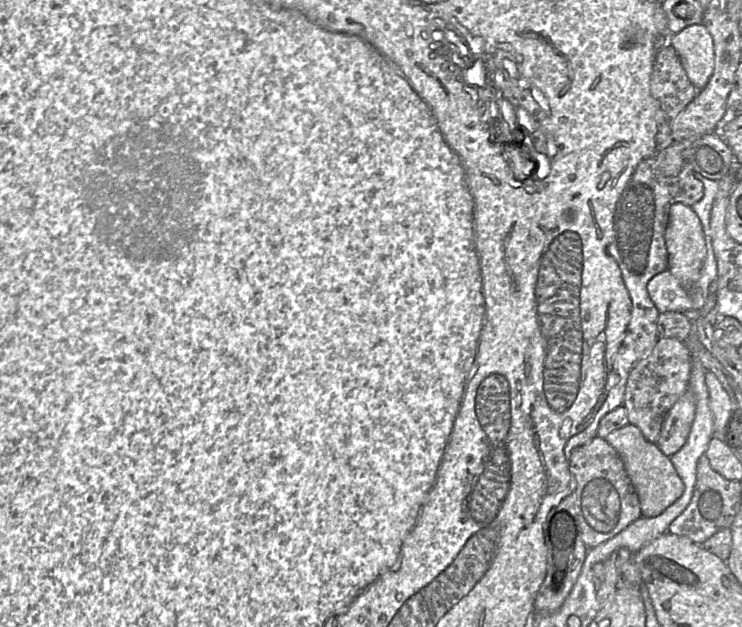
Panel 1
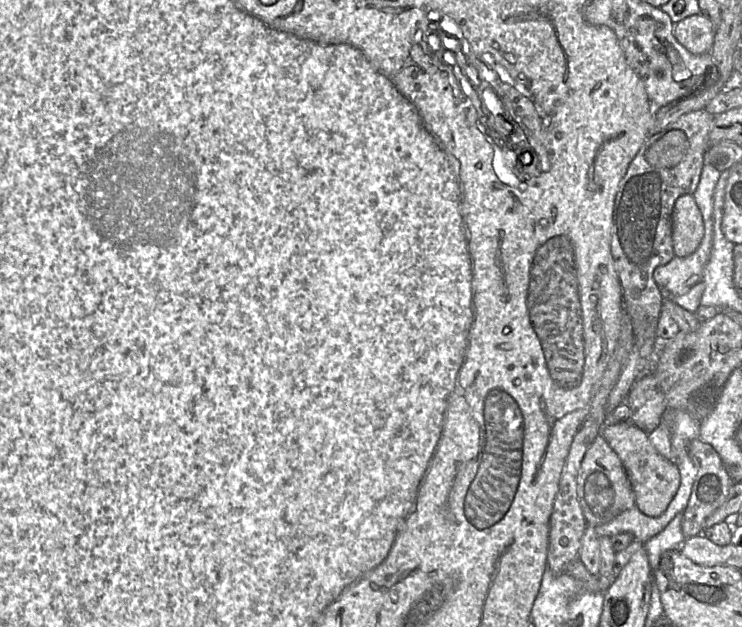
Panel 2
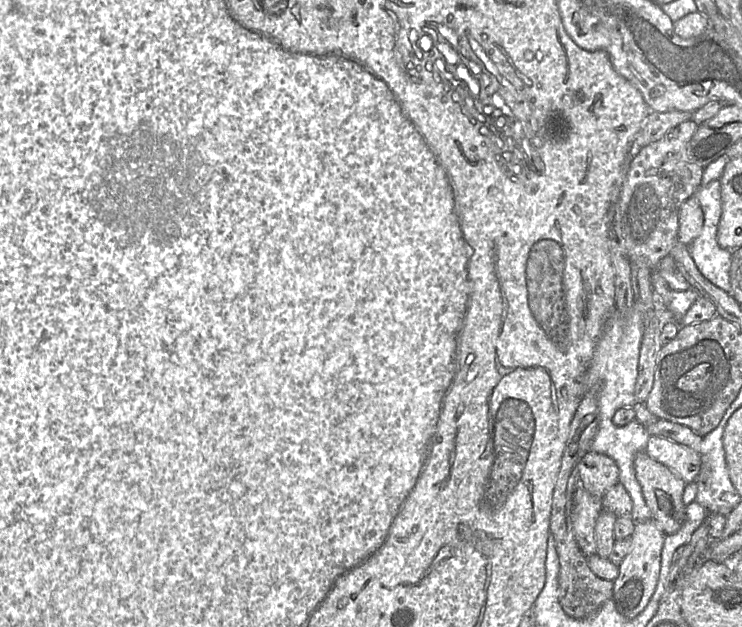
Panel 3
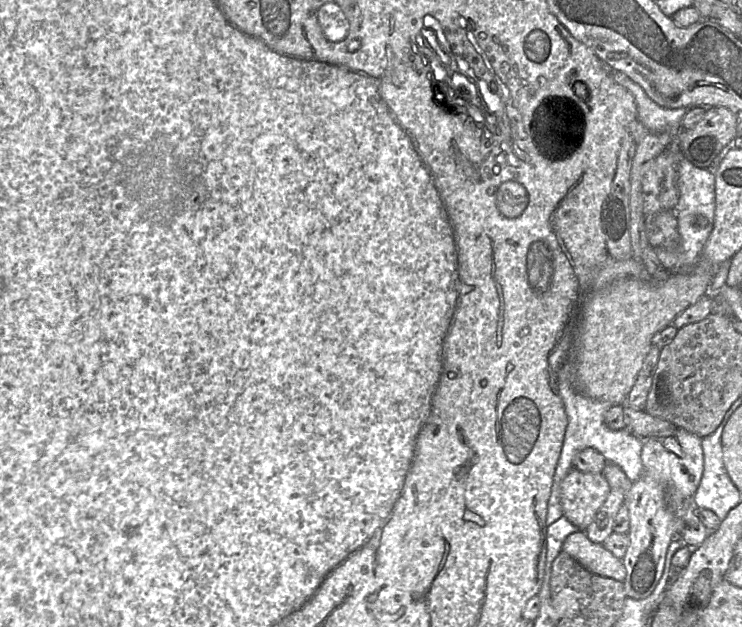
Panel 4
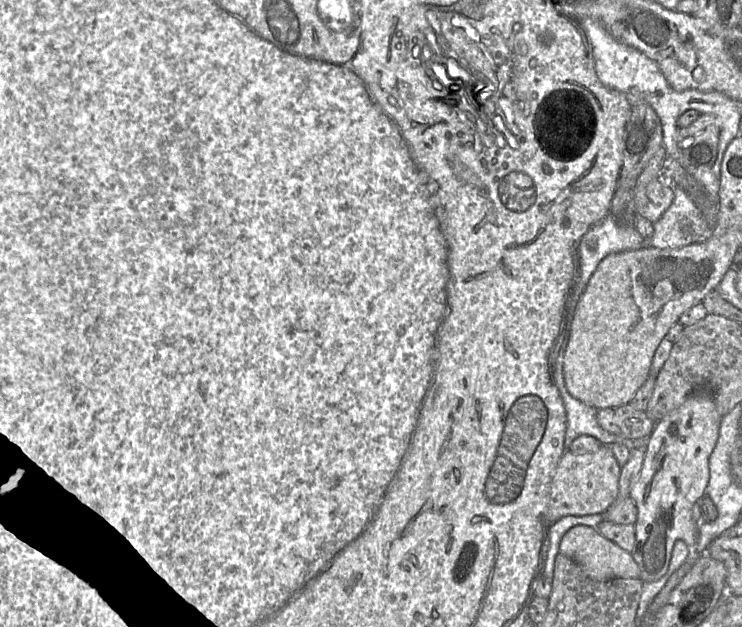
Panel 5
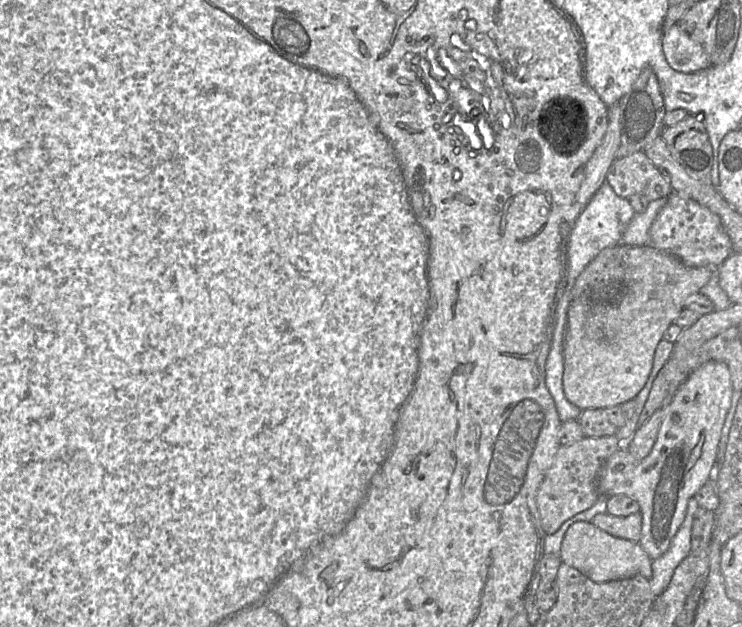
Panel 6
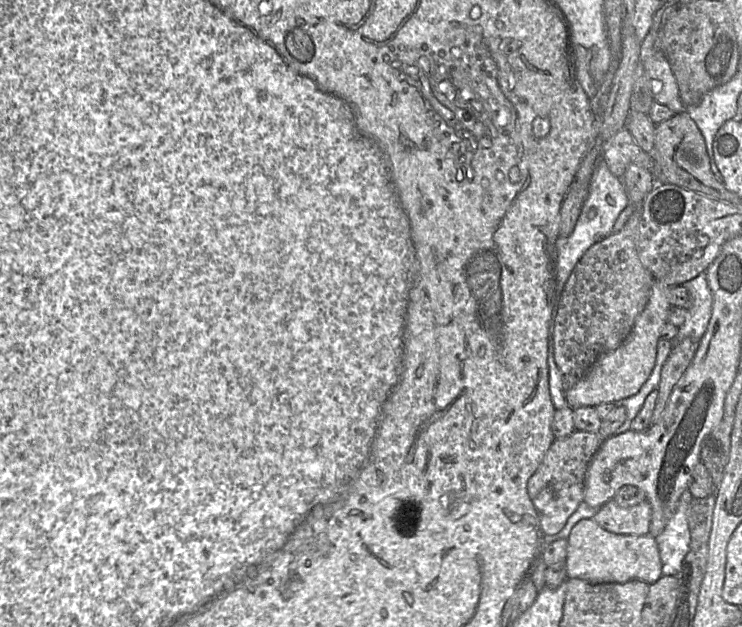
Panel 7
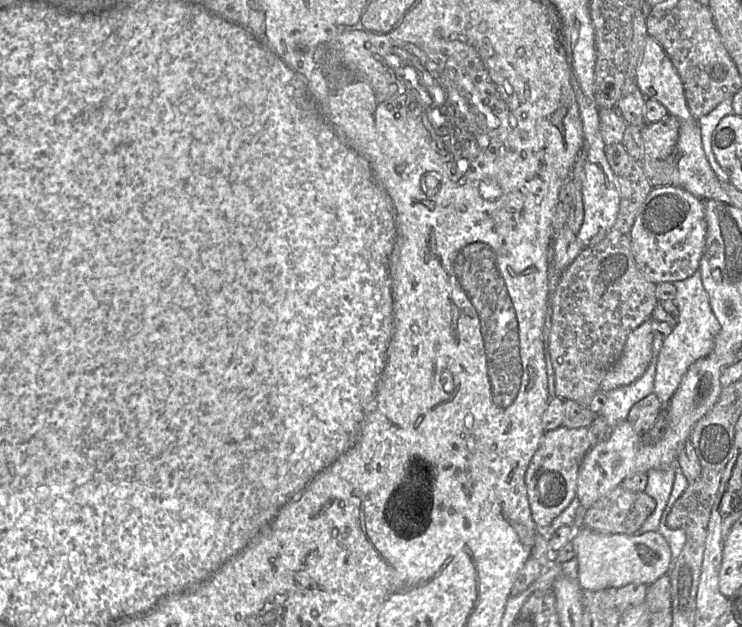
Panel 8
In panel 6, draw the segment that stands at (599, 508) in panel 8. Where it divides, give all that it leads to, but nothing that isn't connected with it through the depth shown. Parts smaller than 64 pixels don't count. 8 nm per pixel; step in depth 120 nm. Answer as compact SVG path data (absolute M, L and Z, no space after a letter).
M640 512L627 517L613 516L609 513L598 514L590 522L614 537L634 543L638 543L641 539L642 515Z

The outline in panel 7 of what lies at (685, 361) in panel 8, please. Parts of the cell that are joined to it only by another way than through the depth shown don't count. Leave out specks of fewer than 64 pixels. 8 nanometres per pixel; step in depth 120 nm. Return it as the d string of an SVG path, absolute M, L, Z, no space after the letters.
M706 272L685 282L683 286L692 299L692 306L688 309L687 318L679 327L676 338L671 341L676 343L685 338L691 338L700 342L712 317L713 306L713 295L708 285Z

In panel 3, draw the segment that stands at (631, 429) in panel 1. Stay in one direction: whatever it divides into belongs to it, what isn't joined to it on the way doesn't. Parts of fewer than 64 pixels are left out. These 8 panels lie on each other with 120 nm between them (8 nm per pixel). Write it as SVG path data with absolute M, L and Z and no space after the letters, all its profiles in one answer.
M646 451L636 455L634 469L650 512L650 518L666 535L675 534L686 521L686 505L683 502L686 483L668 467L651 458Z

